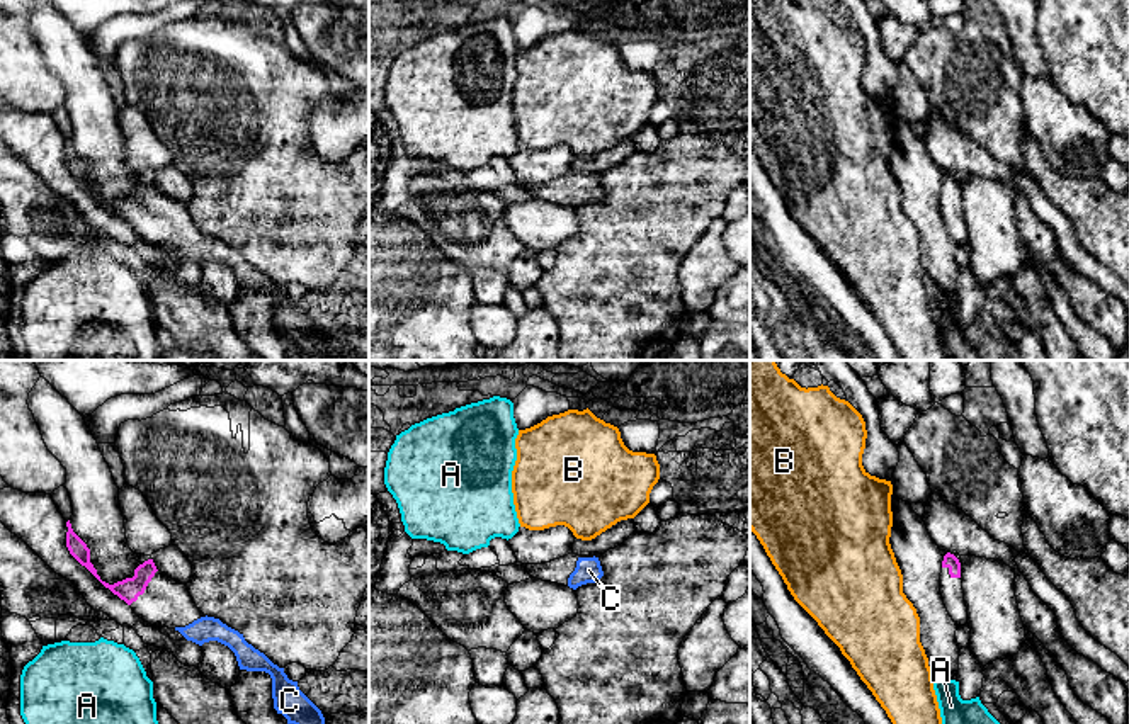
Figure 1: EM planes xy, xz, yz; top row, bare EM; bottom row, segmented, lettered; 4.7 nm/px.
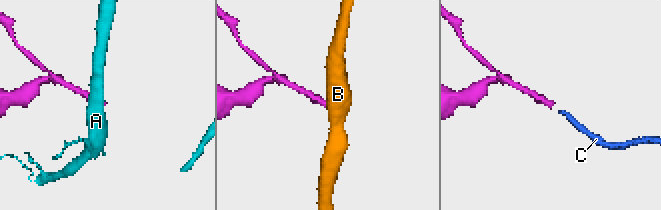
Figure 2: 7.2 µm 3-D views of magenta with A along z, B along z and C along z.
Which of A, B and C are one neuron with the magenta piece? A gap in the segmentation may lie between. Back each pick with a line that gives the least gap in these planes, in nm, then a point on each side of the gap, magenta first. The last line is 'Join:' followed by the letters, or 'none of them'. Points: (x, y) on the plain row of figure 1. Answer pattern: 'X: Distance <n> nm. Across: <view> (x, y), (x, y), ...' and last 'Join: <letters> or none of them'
C: Distance 220 nm. Across: xy (141, 213), (175, 247)
Join: C

